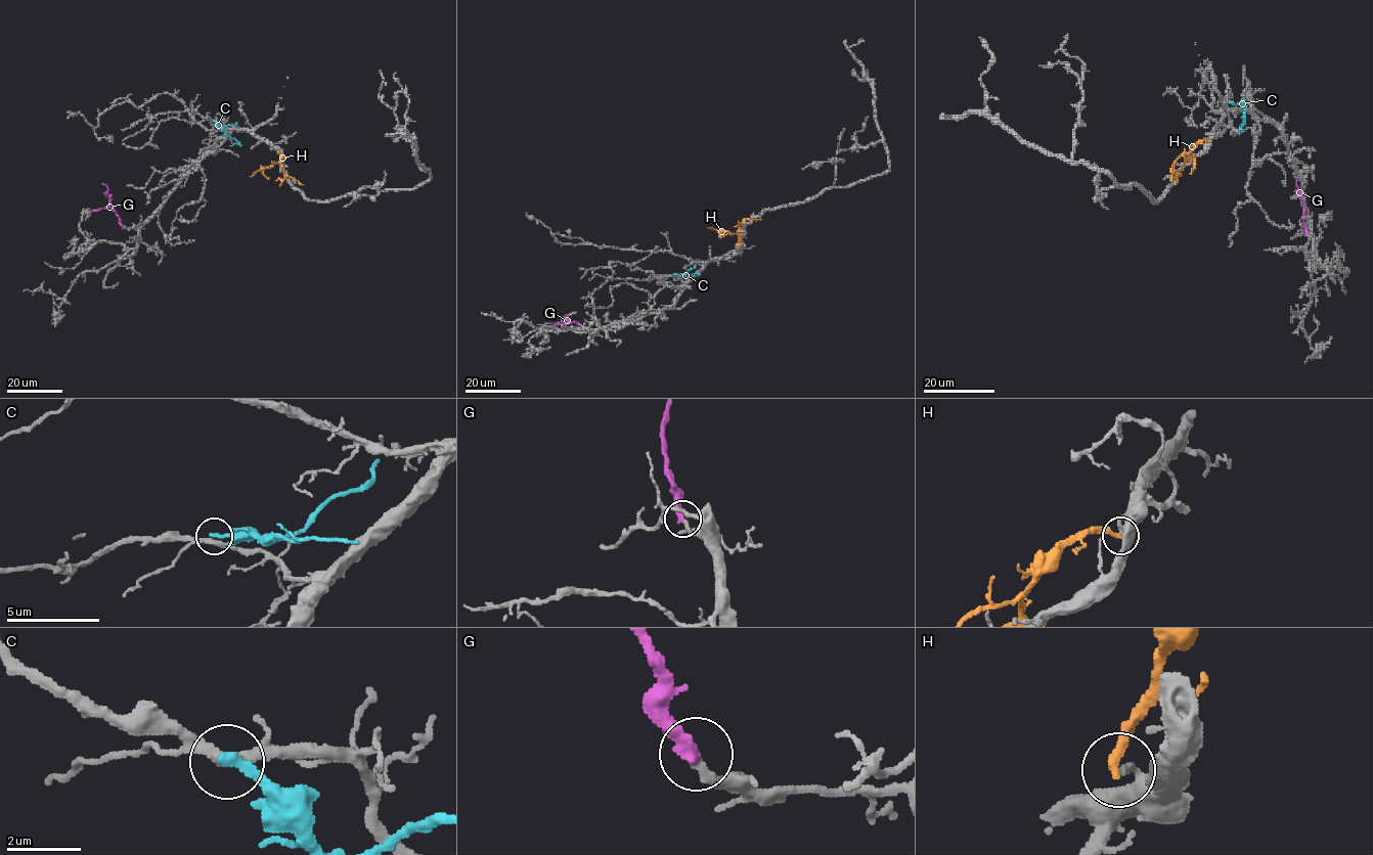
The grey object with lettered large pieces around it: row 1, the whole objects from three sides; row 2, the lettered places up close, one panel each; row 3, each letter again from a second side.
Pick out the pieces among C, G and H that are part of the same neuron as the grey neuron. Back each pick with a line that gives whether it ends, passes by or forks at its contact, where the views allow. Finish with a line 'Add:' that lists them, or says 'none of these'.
G: It ends there
Add: G

